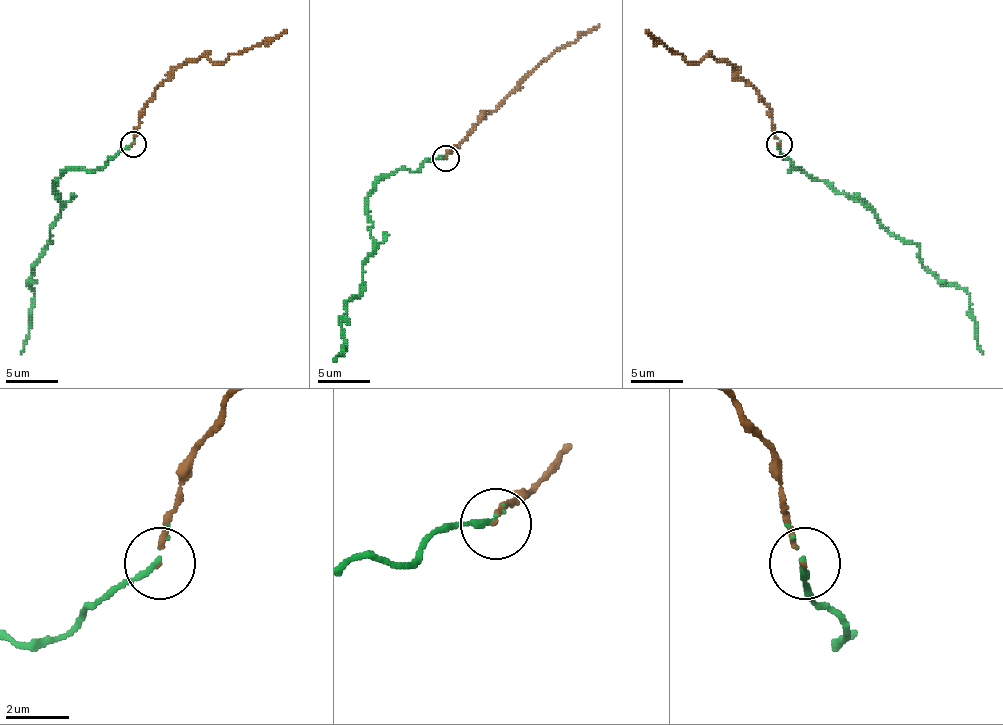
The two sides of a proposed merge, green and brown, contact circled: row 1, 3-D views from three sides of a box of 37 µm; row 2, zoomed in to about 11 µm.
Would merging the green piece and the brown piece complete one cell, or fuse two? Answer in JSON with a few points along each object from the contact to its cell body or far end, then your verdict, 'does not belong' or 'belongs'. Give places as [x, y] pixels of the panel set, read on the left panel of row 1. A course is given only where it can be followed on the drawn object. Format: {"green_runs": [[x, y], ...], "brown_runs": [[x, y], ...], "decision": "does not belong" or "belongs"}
{"green_runs": [[134, 143], [102, 167], [68, 169], [55, 180], [60, 212], [29, 285], [34, 296], [29, 338], [21, 354]], "brown_runs": [[134, 143], [139, 112], [178, 67], [200, 56], [223, 62], [286, 30]], "decision": "belongs"}

